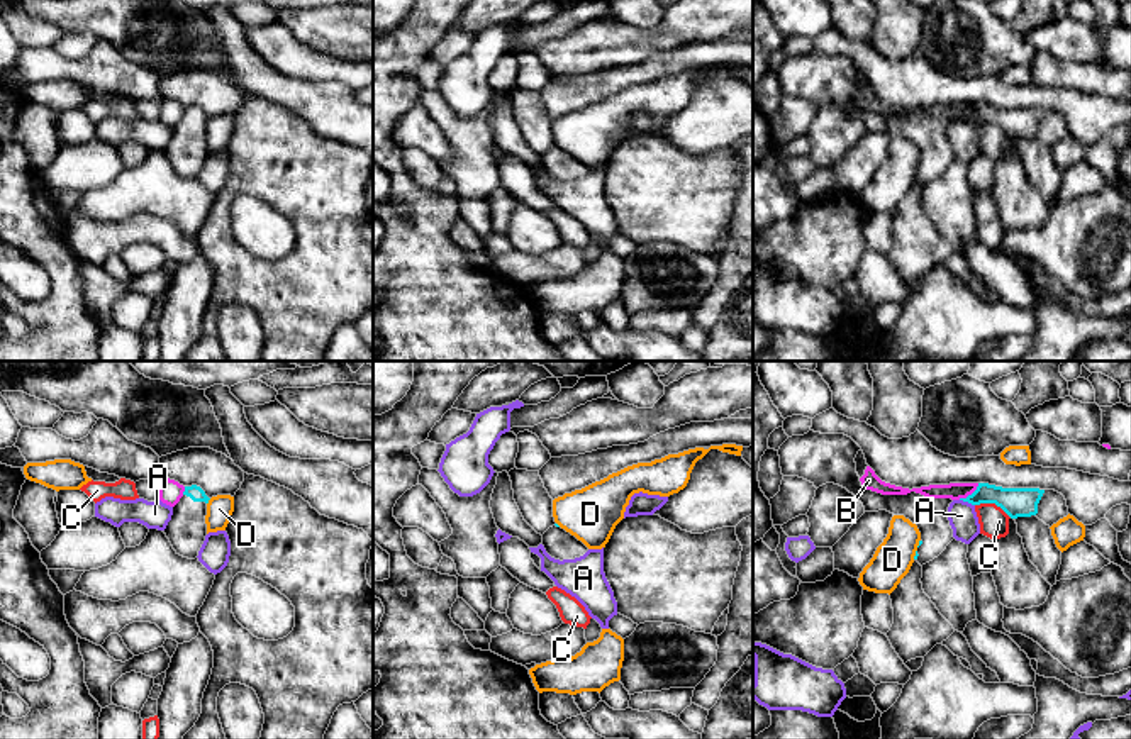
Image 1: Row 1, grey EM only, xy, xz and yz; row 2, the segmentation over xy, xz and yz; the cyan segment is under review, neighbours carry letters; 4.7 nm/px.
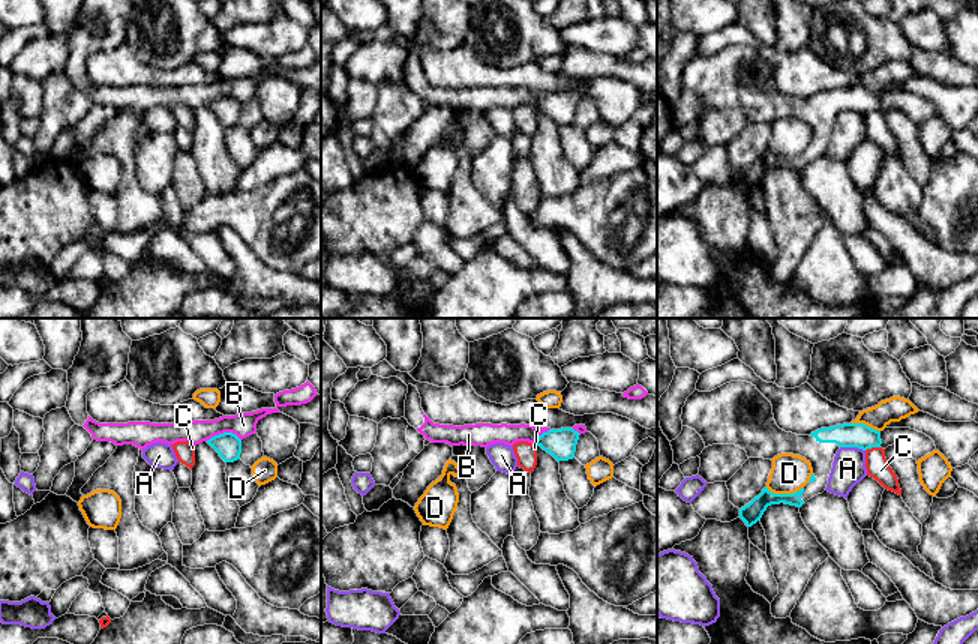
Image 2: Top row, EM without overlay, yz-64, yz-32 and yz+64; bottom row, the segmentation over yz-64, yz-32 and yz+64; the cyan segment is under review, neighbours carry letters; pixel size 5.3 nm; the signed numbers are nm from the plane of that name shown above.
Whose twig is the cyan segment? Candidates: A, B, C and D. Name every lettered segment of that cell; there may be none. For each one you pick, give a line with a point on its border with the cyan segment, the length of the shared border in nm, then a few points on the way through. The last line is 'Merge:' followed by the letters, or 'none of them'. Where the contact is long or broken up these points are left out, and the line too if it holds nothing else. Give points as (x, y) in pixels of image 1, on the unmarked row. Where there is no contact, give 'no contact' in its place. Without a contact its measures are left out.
Merge: none of them

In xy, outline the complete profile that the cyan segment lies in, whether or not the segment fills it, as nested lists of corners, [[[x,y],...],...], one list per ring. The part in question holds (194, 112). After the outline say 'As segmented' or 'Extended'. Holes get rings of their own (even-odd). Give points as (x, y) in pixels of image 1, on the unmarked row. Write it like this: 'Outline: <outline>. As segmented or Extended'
Outline: [[[185,107],[183,117],[173,127],[171,141],[163,151],[176,175],[195,180],[207,156],[209,117],[197,107]]]. Extended

